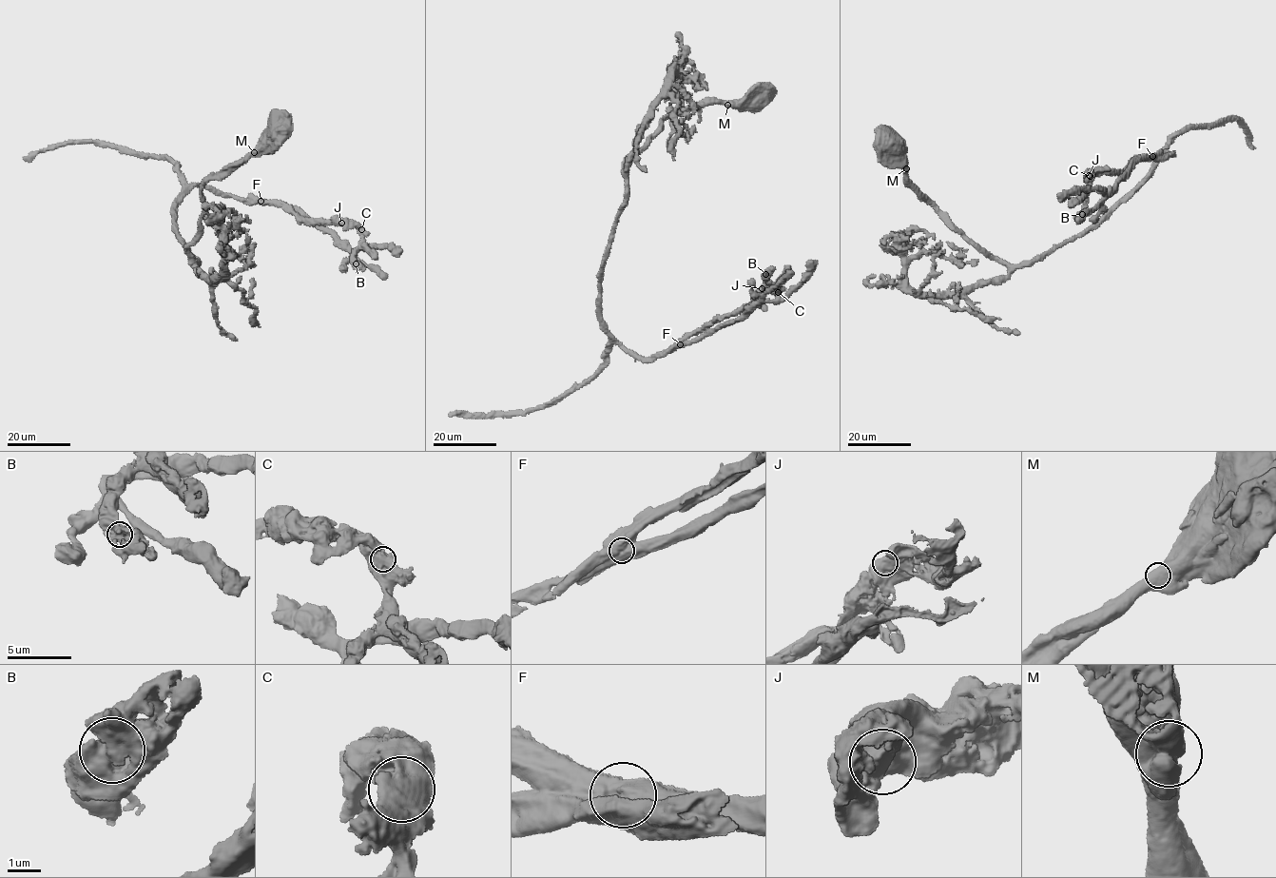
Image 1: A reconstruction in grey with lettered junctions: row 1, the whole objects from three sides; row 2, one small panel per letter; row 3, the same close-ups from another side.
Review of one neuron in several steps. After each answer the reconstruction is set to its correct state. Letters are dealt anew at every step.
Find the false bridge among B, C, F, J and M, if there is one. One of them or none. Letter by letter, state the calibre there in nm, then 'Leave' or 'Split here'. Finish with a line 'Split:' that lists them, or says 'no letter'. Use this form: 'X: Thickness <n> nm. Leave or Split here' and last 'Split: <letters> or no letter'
B: Thickness 1300 nm. Leave
C: Thickness 1350 nm. Leave
F: Thickness 1200 nm. Split here
J: Thickness 1200 nm. Leave
M: Thickness 1150 nm. Leave
Split: F

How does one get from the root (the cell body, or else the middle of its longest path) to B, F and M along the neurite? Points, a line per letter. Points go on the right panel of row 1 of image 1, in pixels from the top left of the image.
B: (891, 143), (936, 208), (1016, 265), (1074, 239), (1170, 153), (1089, 170), (1082, 214)
F: (891, 143), (906, 177), (936, 208), (986, 253), (1016, 265), (1074, 239), (1170, 153), (1152, 156)
M: (891, 143), (888, 141), (906, 168)

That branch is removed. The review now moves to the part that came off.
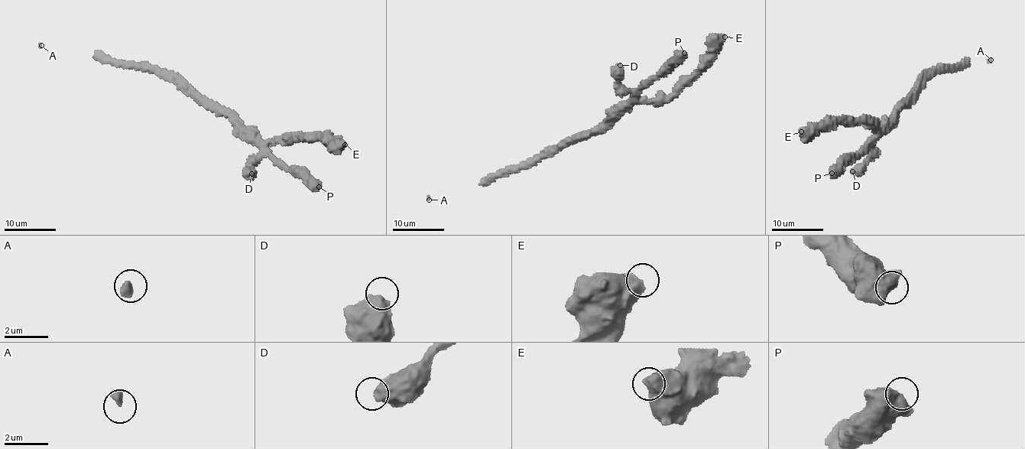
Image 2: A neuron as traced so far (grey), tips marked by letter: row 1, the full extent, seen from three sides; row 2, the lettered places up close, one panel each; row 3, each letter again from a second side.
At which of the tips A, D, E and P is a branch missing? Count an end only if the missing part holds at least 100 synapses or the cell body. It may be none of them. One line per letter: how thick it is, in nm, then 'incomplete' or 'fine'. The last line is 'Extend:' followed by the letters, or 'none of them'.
A: 360 nm | fine
D: 650 nm | fine
E: 650 nm | fine
P: 850 nm | fine
Extend: none of them

